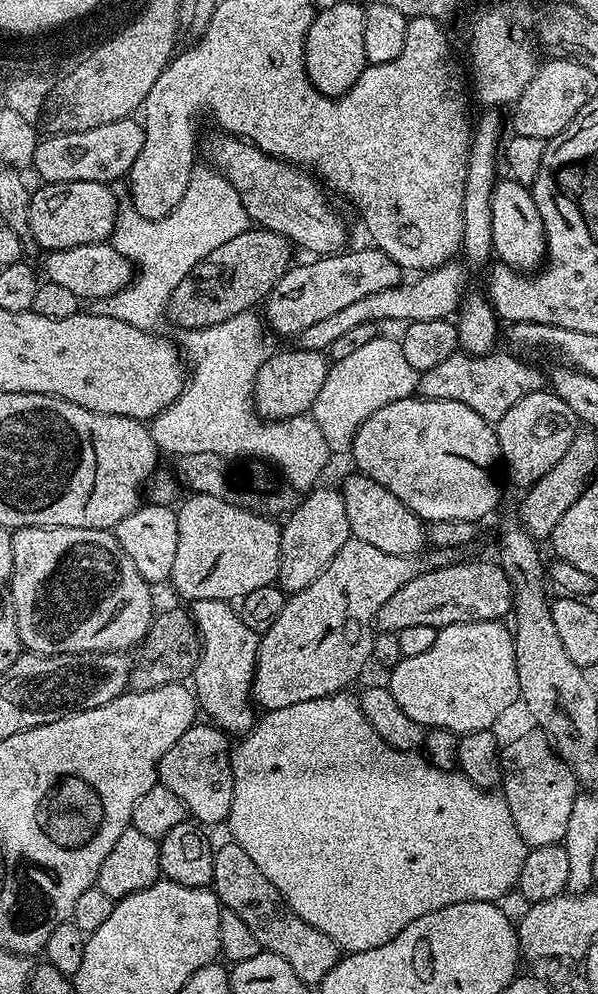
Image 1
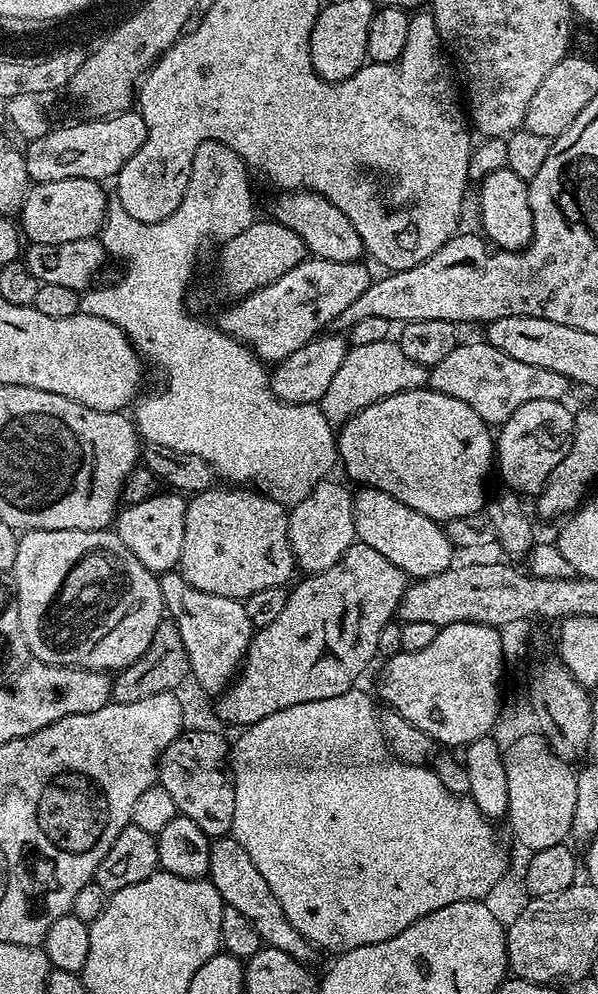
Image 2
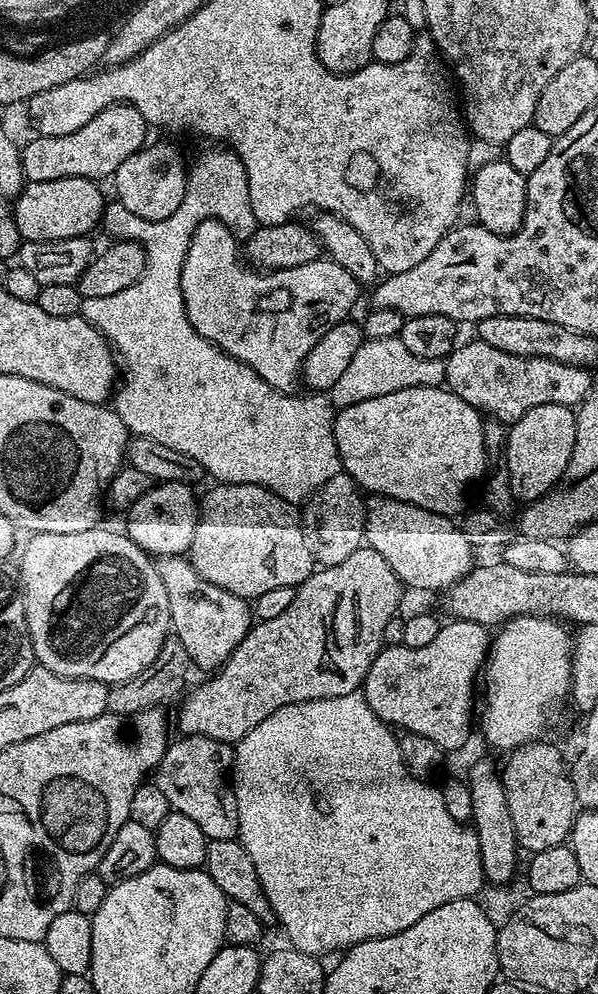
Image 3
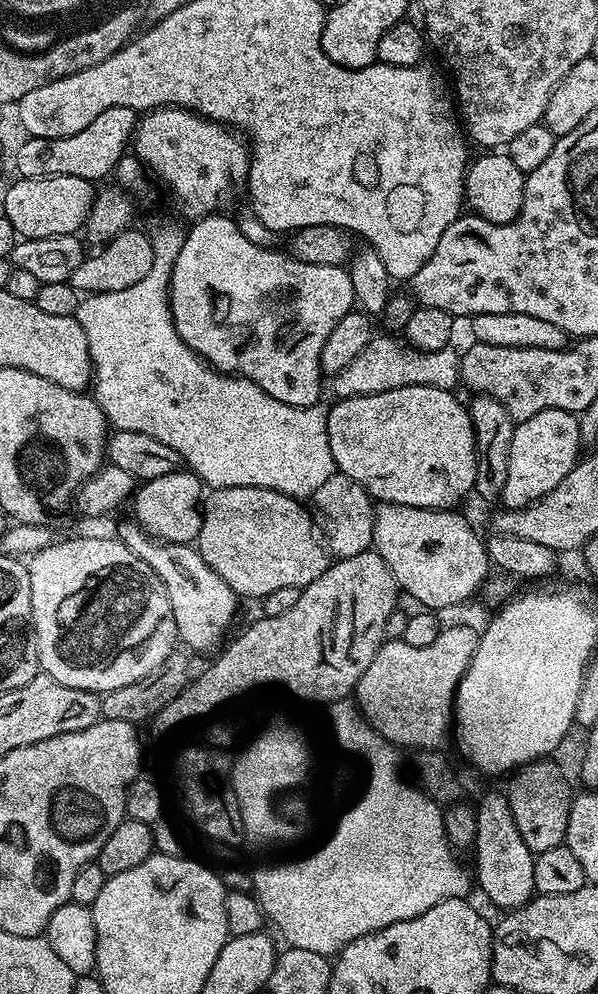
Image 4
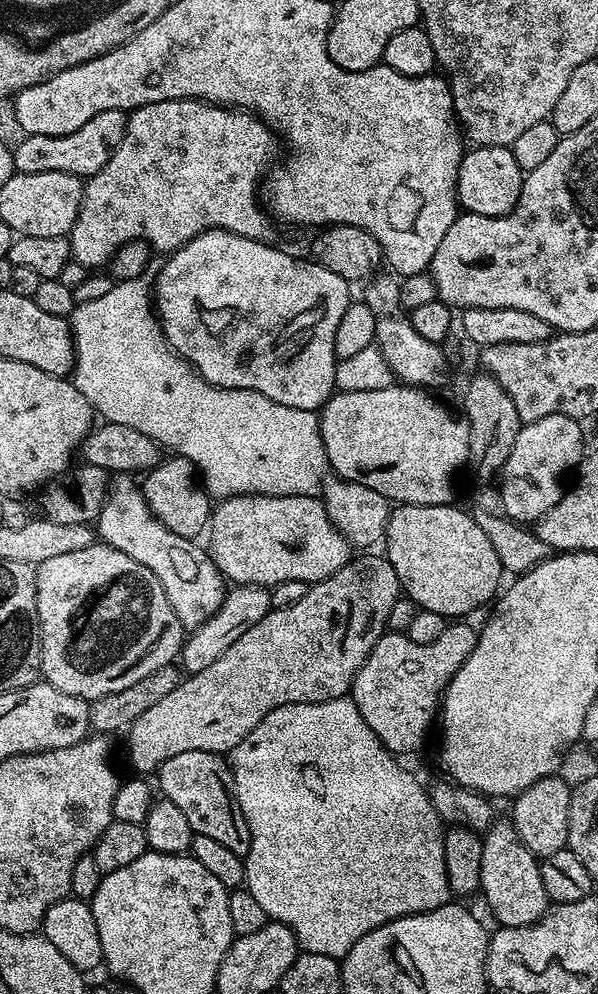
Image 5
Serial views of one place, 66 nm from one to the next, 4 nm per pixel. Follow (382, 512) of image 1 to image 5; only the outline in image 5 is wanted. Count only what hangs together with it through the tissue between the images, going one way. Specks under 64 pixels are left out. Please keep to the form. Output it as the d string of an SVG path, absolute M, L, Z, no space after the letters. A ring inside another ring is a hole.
M396 504L388 513L388 525L386 526L386 534L382 541L382 548L385 548L383 551L386 553L390 566L394 566L394 570L398 574L403 595L407 599L414 601L417 609L434 610L434 614L442 614L446 618L468 618L468 615L475 608L482 607L488 599L491 601L497 595L498 589L501 587L500 576L502 577L502 569L498 556L490 544L490 539L487 538L485 531L475 522L471 511L465 510L463 512L462 509L456 507L452 504Z

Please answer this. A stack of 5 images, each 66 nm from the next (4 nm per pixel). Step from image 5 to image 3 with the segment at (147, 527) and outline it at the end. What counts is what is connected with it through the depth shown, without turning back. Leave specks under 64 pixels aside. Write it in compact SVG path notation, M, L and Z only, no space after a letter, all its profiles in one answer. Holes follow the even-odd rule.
M166 556L155 561L162 586L166 586L166 598L170 598L171 631L175 639L186 646L186 654L193 665L218 670L230 658L230 654L246 638L252 629L254 617L249 601L241 596L214 586L194 570L192 561L184 556Z

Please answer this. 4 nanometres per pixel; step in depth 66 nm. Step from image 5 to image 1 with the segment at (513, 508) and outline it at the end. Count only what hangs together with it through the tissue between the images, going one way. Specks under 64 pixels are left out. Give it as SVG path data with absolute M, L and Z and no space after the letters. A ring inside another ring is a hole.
M551 390L526 394L522 402L514 402L501 420L495 421L496 437L500 443L503 463L508 463L508 476L520 487L531 488L546 470L550 470L570 450L578 431L578 421L570 406Z

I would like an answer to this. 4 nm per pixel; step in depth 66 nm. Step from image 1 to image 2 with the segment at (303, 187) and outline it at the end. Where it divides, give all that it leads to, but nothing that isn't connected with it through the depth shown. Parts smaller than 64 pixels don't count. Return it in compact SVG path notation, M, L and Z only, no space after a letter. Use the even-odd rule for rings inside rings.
M288 190L277 196L280 197L272 204L271 219L277 220L282 226L288 226L290 230L294 230L294 234L298 234L298 238L302 238L302 242L306 242L309 253L315 259L354 264L365 255L364 243L358 230L354 230L354 222L350 222L350 218L346 218L346 214L342 214L342 210L338 210L338 206L334 206L325 196L307 190Z

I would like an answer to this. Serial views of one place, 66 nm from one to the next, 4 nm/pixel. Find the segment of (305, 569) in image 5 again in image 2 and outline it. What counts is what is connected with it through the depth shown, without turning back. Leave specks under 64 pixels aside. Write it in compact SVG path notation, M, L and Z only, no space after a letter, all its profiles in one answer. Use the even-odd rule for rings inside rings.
M209 486L188 500L186 535L182 538L178 565L180 575L190 582L192 588L206 594L222 594L241 602L247 600L250 594L258 594L258 590L270 590L270 586L285 587L292 572L297 571L288 537L289 509L259 490L249 490L244 486L216 487Z

